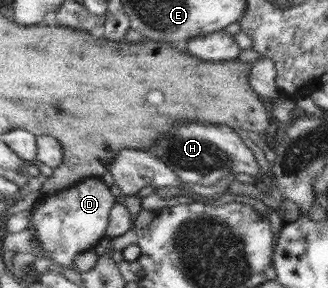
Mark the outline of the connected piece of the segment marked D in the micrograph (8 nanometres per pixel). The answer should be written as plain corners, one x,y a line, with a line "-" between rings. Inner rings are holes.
99,177
81,180
79,184
59,190
55,194
41,194
31,209
31,219
27,229
35,229
37,241
45,256
35,254
35,258
46,257
57,264
75,269
75,257
83,251
94,250
104,238
109,226
109,216
117,198
110,186

